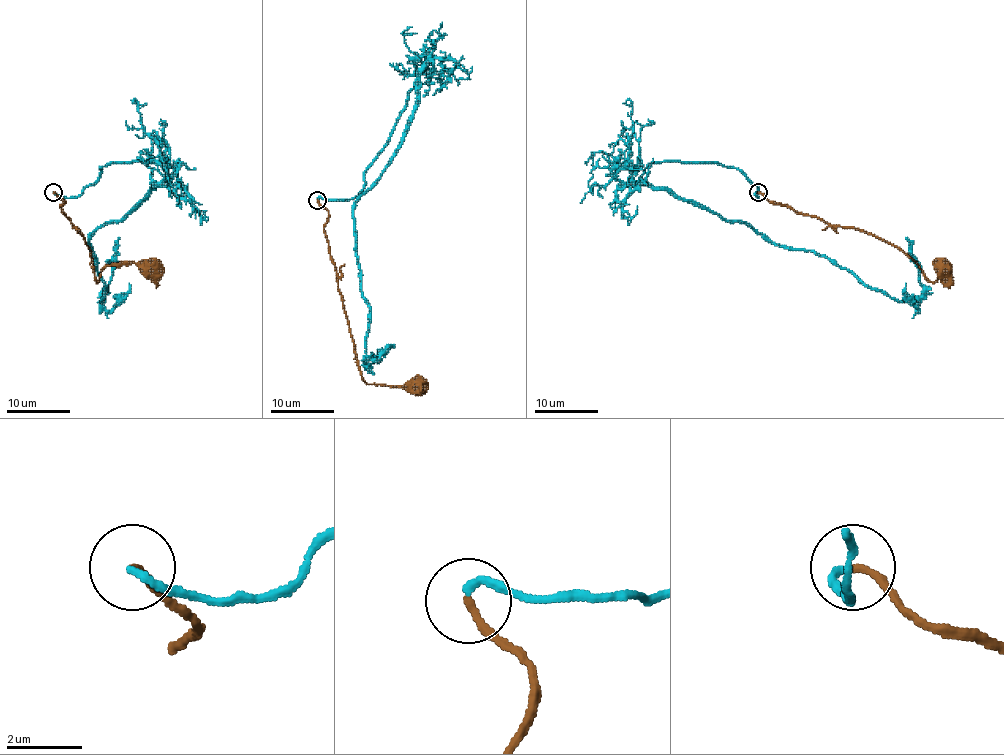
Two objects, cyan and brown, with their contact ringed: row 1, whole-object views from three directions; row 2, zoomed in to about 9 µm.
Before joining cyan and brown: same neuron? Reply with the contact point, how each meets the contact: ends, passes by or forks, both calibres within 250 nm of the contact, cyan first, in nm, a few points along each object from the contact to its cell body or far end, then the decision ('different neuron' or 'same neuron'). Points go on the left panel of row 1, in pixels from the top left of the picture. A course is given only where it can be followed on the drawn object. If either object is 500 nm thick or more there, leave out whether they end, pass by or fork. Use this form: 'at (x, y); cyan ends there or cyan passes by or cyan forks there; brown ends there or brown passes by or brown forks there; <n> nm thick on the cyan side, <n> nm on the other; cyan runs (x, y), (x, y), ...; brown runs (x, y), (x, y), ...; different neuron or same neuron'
at (53, 192); cyan ends there; brown ends there; 200 nm thick on the cyan side, 190 nm on the other; cyan runs (53, 192), (77, 198), (102, 166), (143, 162), (153, 187), (89, 237), (102, 301), (118, 237); brown runs (53, 192), (64, 203), (59, 206), (83, 236), (97, 282), (107, 266), (134, 263), (153, 280), (156, 288); same neuron

